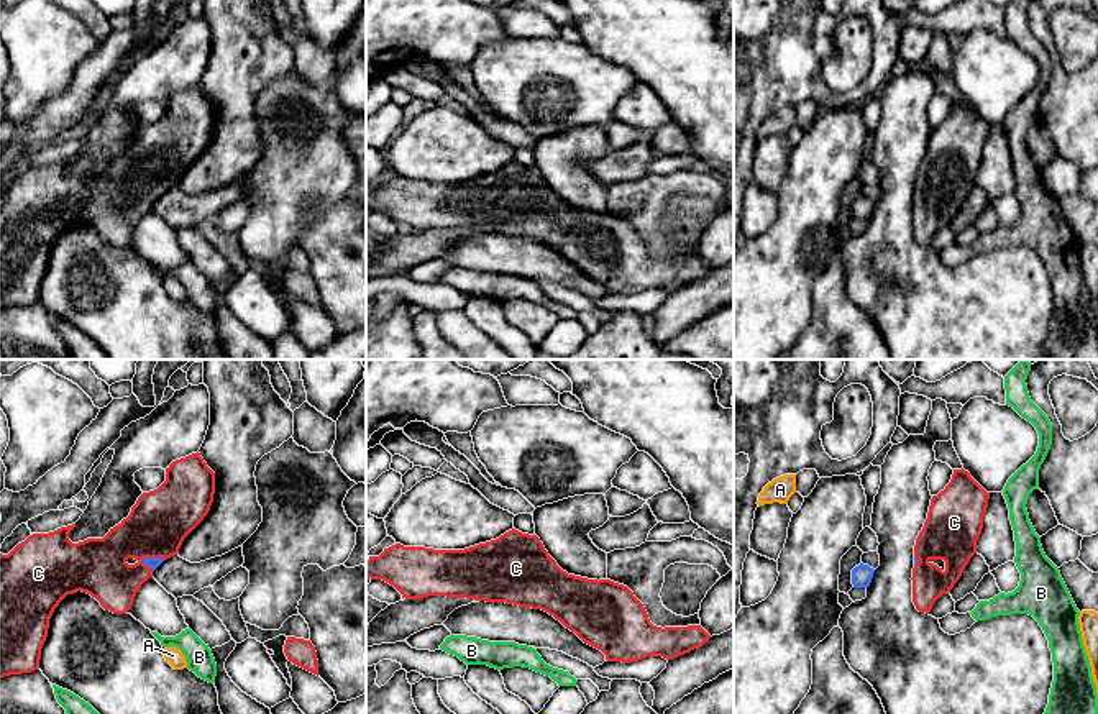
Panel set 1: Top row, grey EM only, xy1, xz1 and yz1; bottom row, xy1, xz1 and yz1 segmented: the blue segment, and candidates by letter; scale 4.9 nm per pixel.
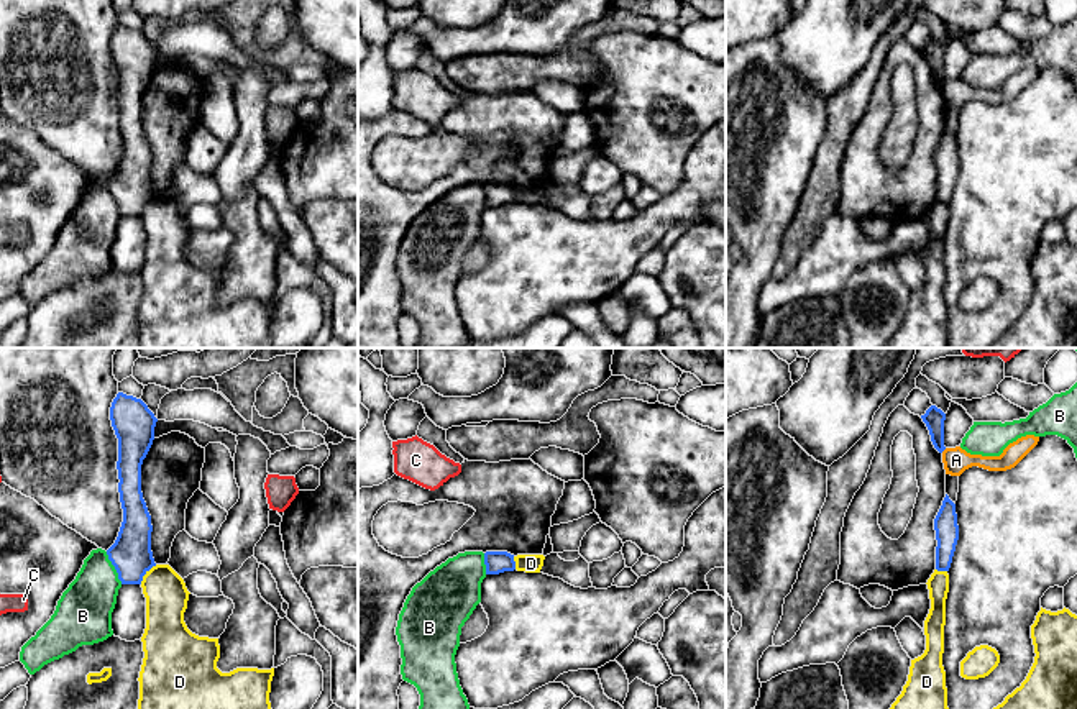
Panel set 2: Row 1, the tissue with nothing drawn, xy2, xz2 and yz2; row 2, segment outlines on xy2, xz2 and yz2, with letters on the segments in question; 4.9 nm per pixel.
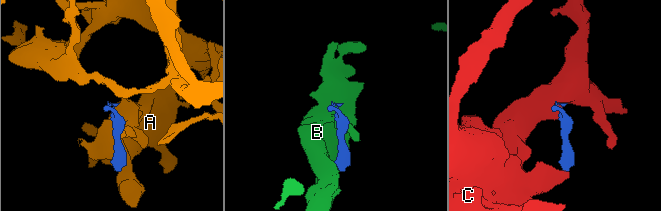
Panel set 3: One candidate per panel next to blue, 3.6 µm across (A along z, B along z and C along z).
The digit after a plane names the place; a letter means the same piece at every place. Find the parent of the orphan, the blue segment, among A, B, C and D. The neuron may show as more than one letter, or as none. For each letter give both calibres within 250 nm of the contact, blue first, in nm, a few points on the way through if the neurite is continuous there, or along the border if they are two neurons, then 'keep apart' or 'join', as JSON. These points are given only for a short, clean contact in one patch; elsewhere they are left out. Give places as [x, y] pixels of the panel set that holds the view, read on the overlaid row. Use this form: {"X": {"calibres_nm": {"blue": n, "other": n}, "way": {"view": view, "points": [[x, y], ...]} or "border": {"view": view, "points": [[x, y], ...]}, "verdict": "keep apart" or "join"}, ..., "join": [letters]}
{"A": {"calibres_nm": {"blue": 100, "other": 130}, "border": {"view": "yz2", "points": [[946, 448], [941, 452]]}, "verdict": "keep apart"}, "B": {"calibres_nm": {"blue": 200, "other": 260}, "border": {"view": "xy2", "points": [[105, 552], [122, 583]]}, "verdict": "keep apart"}, "C": {"calibres_nm": {"blue": 60, "other": 300}, "way": {"view": "xy1", "points": [[153, 563], [151, 558], [151, 534], [160, 521]]}, "verdict": "join"}, "D": {"calibres_nm": {"blue": 200, "other": 200}, "border": {"view": "xy2", "points": [[156, 565], [140, 583]]}, "verdict": "keep apart"}, "join": ["C"]}

